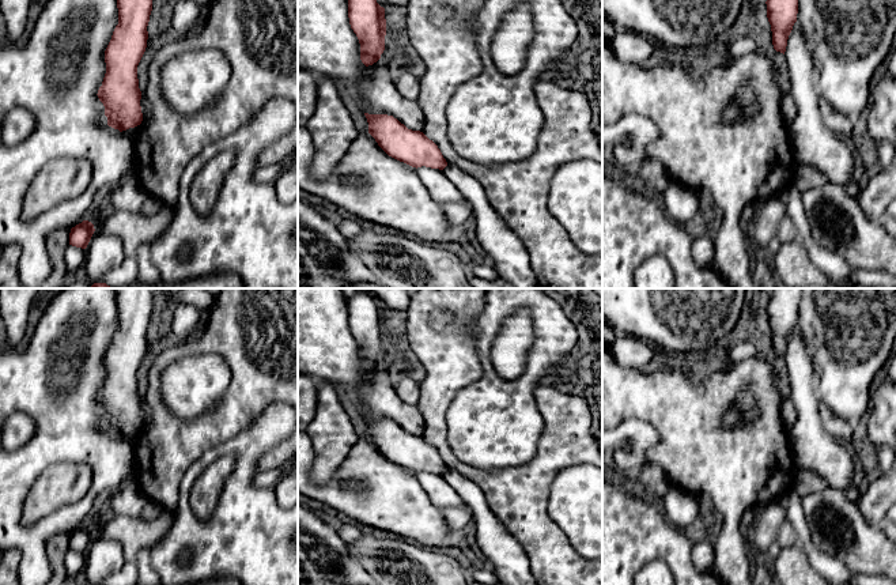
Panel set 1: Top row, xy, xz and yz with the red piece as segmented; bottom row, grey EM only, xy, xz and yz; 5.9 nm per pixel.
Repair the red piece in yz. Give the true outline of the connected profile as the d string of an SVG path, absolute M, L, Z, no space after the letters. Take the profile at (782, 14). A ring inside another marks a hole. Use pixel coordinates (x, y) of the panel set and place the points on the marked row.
M767 0L765 4L774 49L785 54L789 35L797 22L798 0Z

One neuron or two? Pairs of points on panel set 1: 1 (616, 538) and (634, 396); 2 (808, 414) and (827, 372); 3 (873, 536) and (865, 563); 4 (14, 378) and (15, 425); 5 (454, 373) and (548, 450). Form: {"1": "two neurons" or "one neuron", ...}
{"1": "two neurons", "2": "two neurons", "3": "one neuron", "4": "two neurons", "5": "one neuron"}

